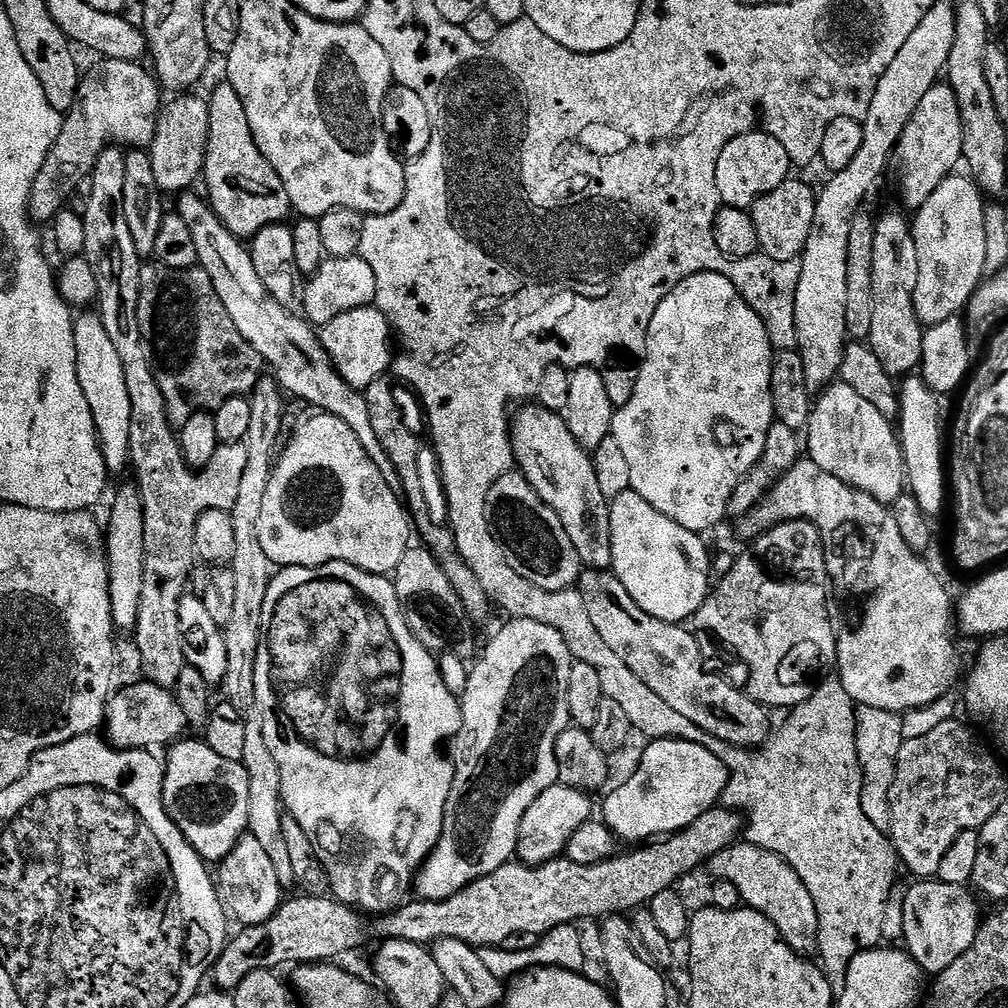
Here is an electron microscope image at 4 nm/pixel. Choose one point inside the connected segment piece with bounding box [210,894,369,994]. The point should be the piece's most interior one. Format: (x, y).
(308, 929)

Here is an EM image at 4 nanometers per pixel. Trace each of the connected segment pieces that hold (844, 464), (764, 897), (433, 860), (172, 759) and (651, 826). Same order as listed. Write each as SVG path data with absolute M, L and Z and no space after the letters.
M833 382L815 397L806 435L807 455L826 474L834 474L834 478L870 494L880 504L890 506L905 495L904 455L897 429L850 385Z
M737 842L731 848L714 854L706 868L716 880L732 882L747 907L770 918L778 934L782 934L786 946L805 958L811 957L817 951L820 927L818 910L814 910L814 898L810 898L810 890L806 890L802 878L798 878L795 870L780 856L747 842Z
M515 618L507 621L509 624L489 642L483 645L479 653L476 665L471 665L466 682L466 692L462 697L460 709L462 710L462 726L460 732L454 737L451 745L450 759L455 767L454 782L450 786L450 798L444 807L444 825L440 840L434 846L434 850L428 855L424 867L419 869L414 881L414 892L421 900L445 900L454 894L458 894L466 886L478 882L478 878L486 878L486 874L494 874L503 864L509 863L516 855L516 843L518 842L518 826L522 826L522 818L534 798L542 794L542 790L550 790L560 779L558 774L558 762L556 761L556 743L558 738L570 727L570 706L566 706L566 685L570 683L570 670L573 666L572 651L566 646L562 634L554 630L554 626L542 626L542 622L530 622Z
M181 739L167 749L162 798L166 814L182 830L205 862L224 860L248 832L250 782L241 762L230 762L210 750L203 739Z
M653 740L647 746L636 773L604 800L602 819L621 841L648 842L680 832L717 807L728 785L728 767L722 758L698 742Z

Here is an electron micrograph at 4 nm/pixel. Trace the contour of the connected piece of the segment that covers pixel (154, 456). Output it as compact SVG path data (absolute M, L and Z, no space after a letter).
M119 147L103 148L98 154L96 165L92 167L92 175L87 181L88 201L82 209L85 226L84 259L90 262L90 270L94 270L94 278L98 282L96 300L98 314L102 318L102 326L106 326L106 334L110 334L110 342L114 342L114 350L118 350L118 358L122 360L122 371L126 376L126 391L130 394L130 461L131 471L136 471L134 483L140 489L142 506L144 507L144 573L142 574L142 602L138 602L138 622L134 639L136 652L140 655L140 668L144 671L143 679L149 684L157 684L163 688L175 689L178 674L186 667L182 654L182 634L178 630L178 606L181 598L189 591L188 575L192 572L192 560L196 556L194 550L194 526L198 526L198 518L206 514L206 510L222 510L231 512L238 499L238 489L241 488L242 474L246 469L246 450L243 443L221 444L216 449L214 458L205 468L193 470L180 457L180 441L177 433L168 423L164 412L162 390L158 390L158 382L152 376L148 349L142 342L142 334L136 321L136 307L140 293L140 269L142 259L134 248L130 229L123 213L123 178L126 176L125 153Z

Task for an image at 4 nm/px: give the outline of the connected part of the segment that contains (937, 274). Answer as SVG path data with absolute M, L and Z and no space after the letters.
M967 175L946 177L924 200L911 221L914 246L918 250L918 286L912 291L916 317L925 326L946 322L951 316L960 316L969 307L972 295L985 279L986 230L985 199L976 181Z

